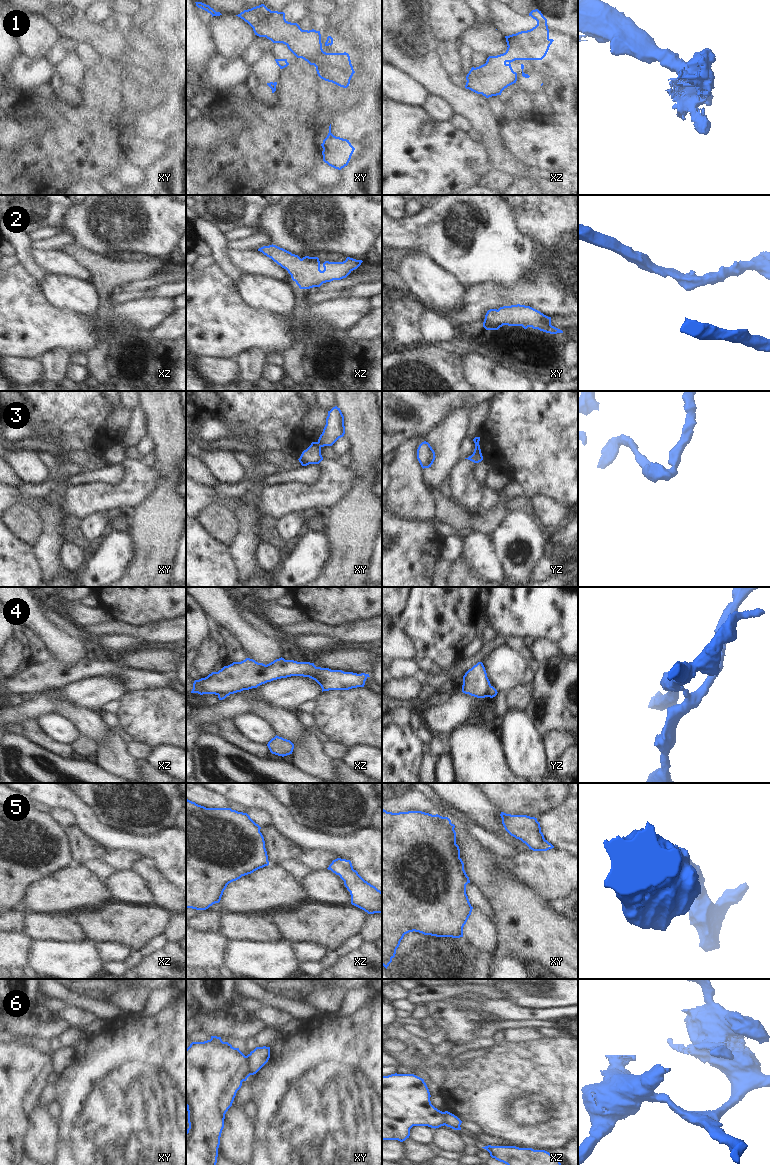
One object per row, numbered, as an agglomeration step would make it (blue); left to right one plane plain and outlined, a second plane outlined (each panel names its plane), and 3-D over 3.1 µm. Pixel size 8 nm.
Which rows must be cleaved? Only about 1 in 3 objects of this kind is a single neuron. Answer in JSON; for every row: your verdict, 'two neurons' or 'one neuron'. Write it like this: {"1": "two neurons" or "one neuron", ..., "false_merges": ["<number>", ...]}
{"1": "one neuron", "2": "one neuron", "3": "two neurons", "4": "two neurons", "5": "one neuron", "6": "two neurons", "false_merges": ["3", "4", "6"]}

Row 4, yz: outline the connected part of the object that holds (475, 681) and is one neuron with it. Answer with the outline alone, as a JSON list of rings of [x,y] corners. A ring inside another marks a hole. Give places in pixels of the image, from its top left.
[[[478,662],[463,676],[462,692],[477,698],[487,697],[490,681],[482,662]]]

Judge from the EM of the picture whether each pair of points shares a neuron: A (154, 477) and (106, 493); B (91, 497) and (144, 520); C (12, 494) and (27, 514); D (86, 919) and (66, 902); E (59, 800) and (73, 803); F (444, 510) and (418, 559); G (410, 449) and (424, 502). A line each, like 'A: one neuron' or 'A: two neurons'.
A: one neuron
B: two neurons
C: two neurons
D: two neurons
E: one neuron
F: two neurons
G: one neuron

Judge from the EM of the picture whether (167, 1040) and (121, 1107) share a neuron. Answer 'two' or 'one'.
one

